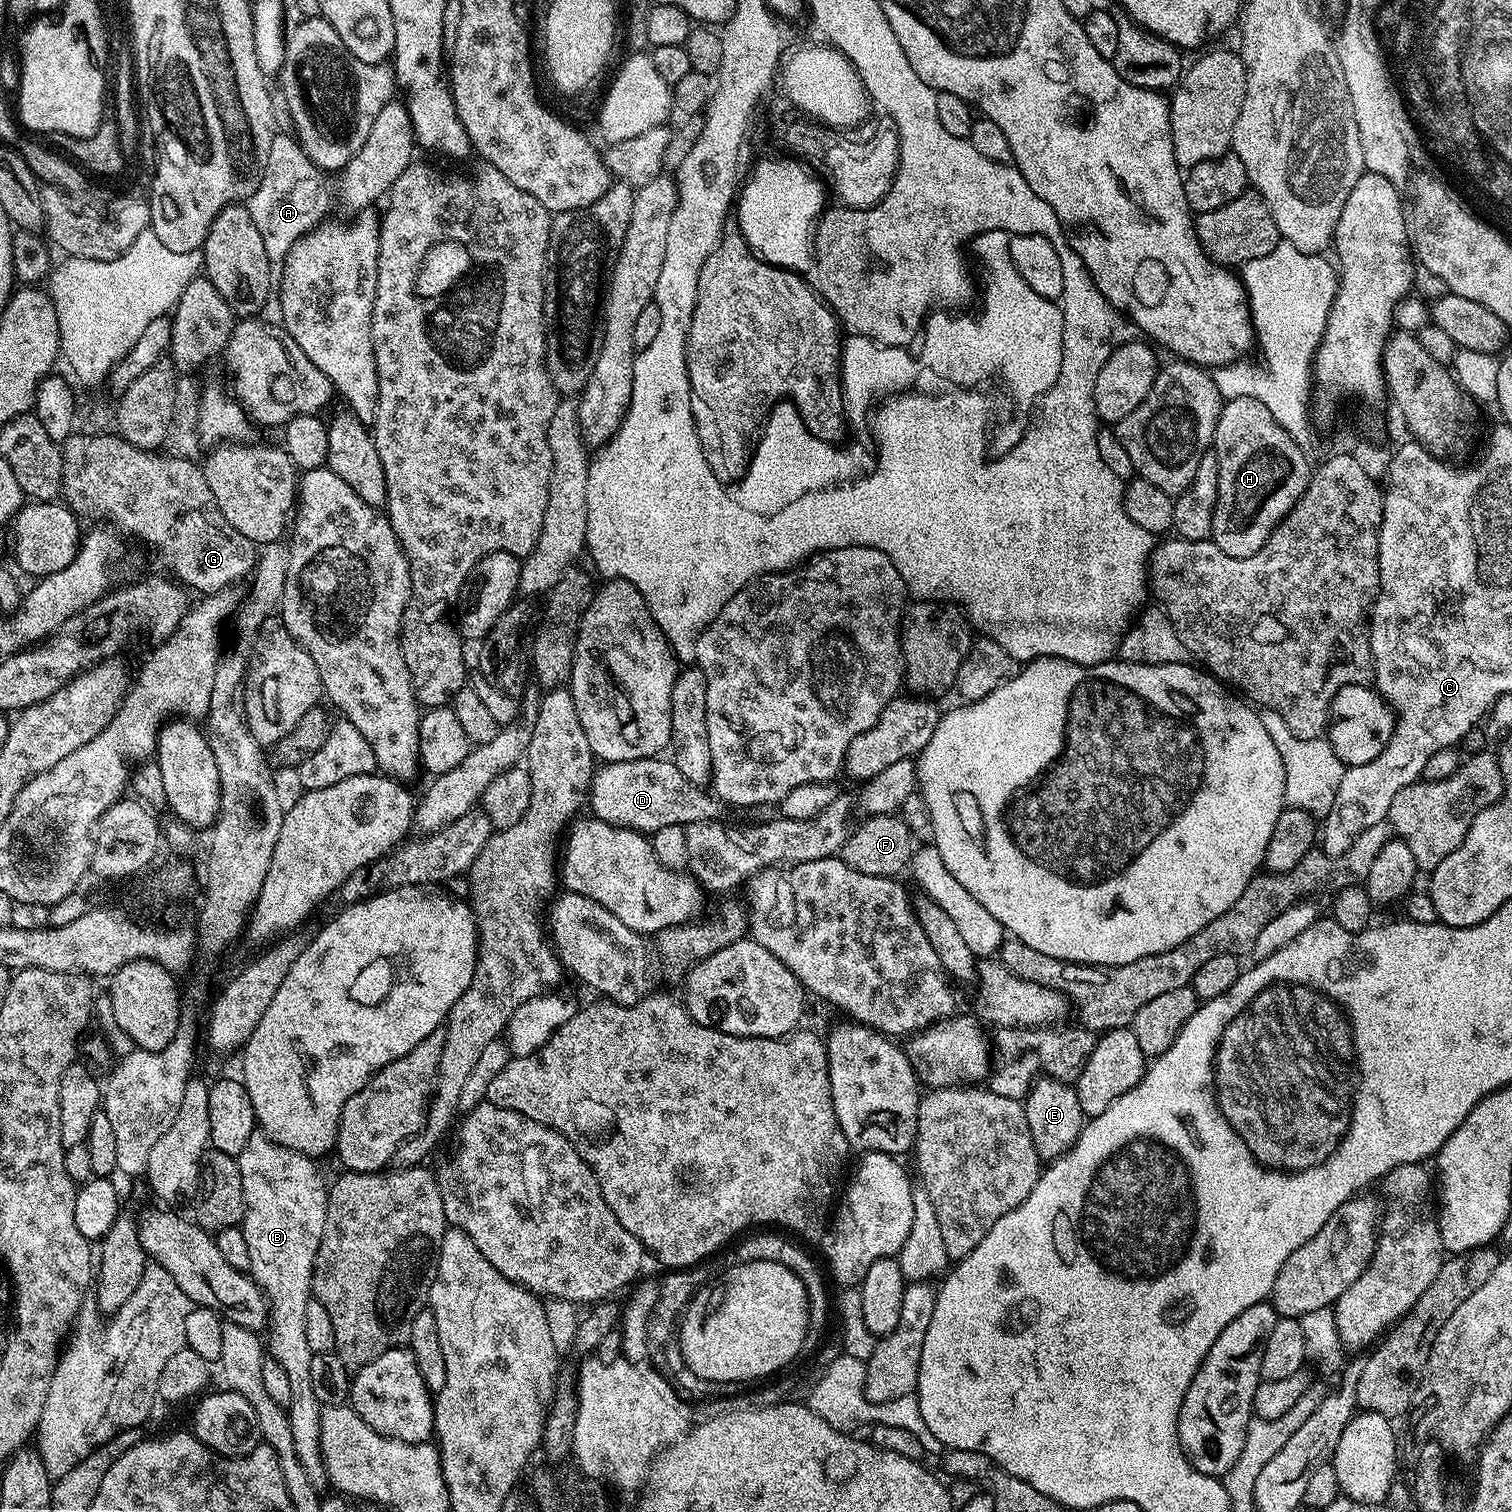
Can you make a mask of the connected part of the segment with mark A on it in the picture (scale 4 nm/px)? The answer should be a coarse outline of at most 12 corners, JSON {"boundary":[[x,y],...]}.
{"boundary":[[295,135],[270,142],[246,204],[266,258],[329,215],[334,192]]}

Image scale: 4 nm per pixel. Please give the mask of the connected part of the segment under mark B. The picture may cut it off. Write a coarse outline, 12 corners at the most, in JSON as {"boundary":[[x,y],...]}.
{"boundary":[[257,1130],[236,1157],[266,1352],[294,1454],[329,1487],[306,1306],[326,1226],[317,1161]]}

